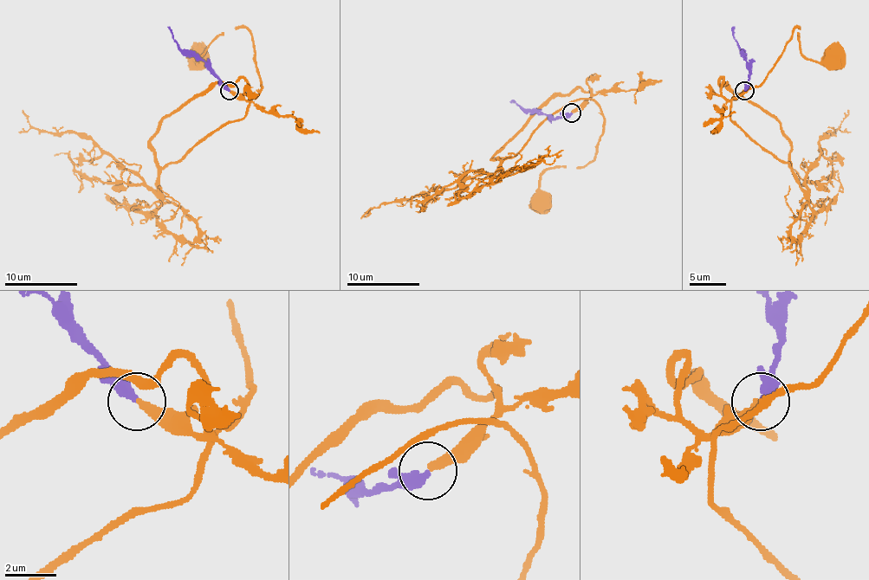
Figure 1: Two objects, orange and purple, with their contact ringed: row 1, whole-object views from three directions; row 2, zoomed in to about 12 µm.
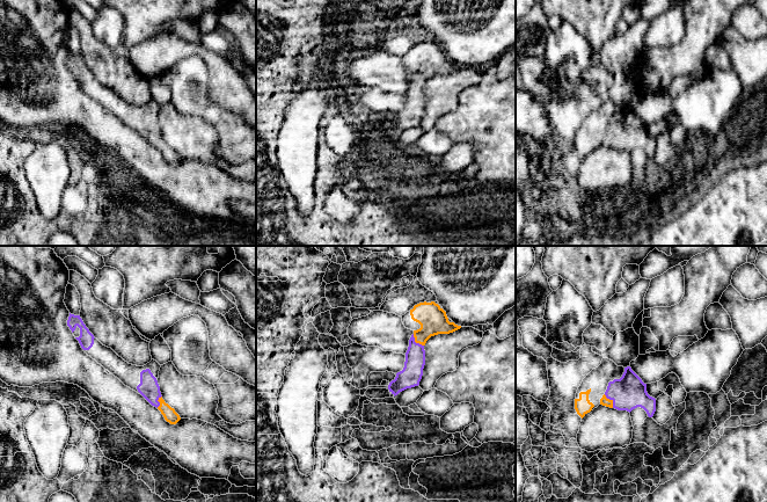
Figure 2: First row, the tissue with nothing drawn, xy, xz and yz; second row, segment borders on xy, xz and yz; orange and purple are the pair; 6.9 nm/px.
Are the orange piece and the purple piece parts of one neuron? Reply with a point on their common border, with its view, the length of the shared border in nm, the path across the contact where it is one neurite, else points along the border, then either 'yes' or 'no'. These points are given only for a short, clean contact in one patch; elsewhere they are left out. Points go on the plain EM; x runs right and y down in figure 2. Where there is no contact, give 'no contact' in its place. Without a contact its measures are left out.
yz (611, 140) | 120 nm | across yz (604, 140), (611, 140), (619, 135), (629, 132) | yes

